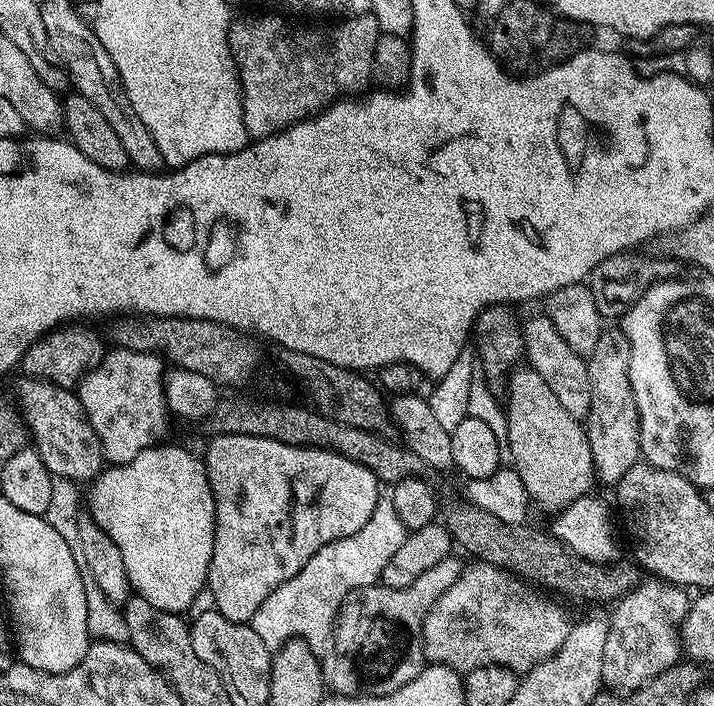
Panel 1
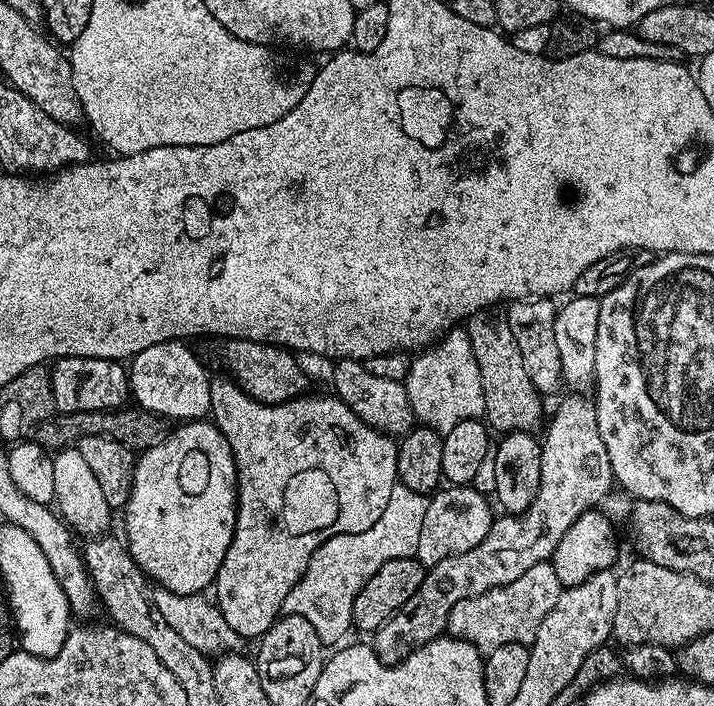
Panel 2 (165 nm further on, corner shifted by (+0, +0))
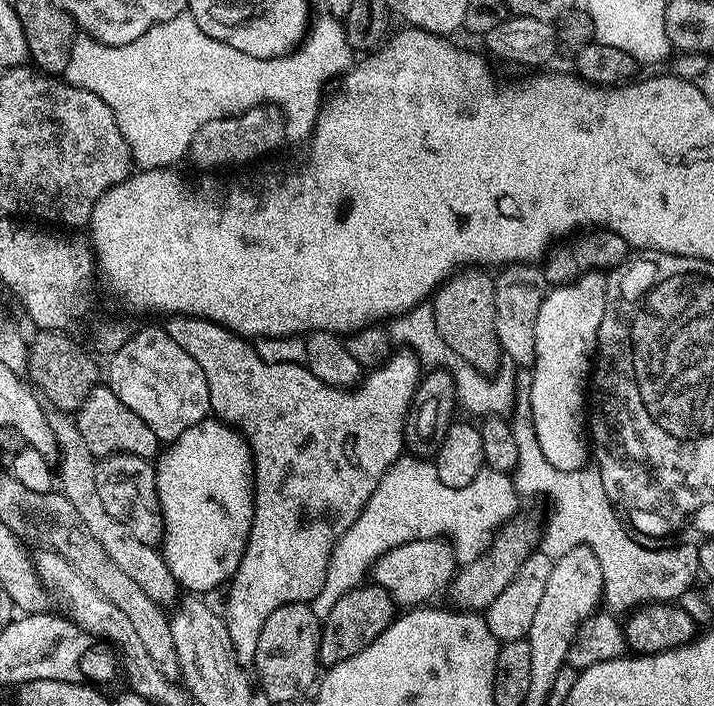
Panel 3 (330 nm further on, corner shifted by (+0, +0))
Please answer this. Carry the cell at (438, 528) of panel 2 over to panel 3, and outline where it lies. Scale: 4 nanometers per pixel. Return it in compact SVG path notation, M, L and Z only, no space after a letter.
M437 538L415 540L382 554L372 565L370 576L379 588L390 594L397 606L424 606L431 601L428 600L431 596L447 589L457 571L456 551L447 539Z

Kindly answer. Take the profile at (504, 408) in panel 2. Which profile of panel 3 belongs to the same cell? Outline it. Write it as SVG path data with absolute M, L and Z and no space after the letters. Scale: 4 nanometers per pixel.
M469 266L463 270L457 271L448 277L439 288L436 289L431 297L430 303L434 310L434 322L438 326L438 334L446 346L456 355L457 361L469 364L474 370L492 374L492 371L499 366L502 361L500 343L498 342L498 326L494 326L494 290L496 282L493 273L480 266Z

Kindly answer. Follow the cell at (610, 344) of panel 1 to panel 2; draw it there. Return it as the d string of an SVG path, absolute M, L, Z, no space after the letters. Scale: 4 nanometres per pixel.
M568 394L564 401L556 408L552 421L548 424L548 437L543 437L540 445L540 457L542 458L542 478L538 486L538 494L534 494L534 502L525 512L519 514L504 514L493 519L492 529L470 550L462 554L454 554L450 558L442 558L437 564L431 565L425 571L422 578L422 586L410 594L408 601L398 609L389 620L380 625L379 630L371 637L371 647L375 648L376 655L385 662L399 662L412 651L414 646L419 646L437 640L445 635L450 610L459 600L474 598L478 594L486 594L486 590L505 588L514 578L522 578L526 570L533 566L546 564L551 561L558 542L562 542L562 536L566 530L574 525L581 514L588 509L595 509L605 501L613 491L614 481L612 467L610 466L610 454L606 454L606 442L602 442L602 434L598 432L598 418L596 417L596 402L591 395Z

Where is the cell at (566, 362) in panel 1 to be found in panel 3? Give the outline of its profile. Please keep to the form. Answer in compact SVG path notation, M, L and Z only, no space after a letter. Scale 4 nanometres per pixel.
M535 263L510 264L499 269L495 277L494 326L498 326L500 351L513 365L531 366L536 357L534 350L534 322L538 322L538 310L550 291L543 271Z

